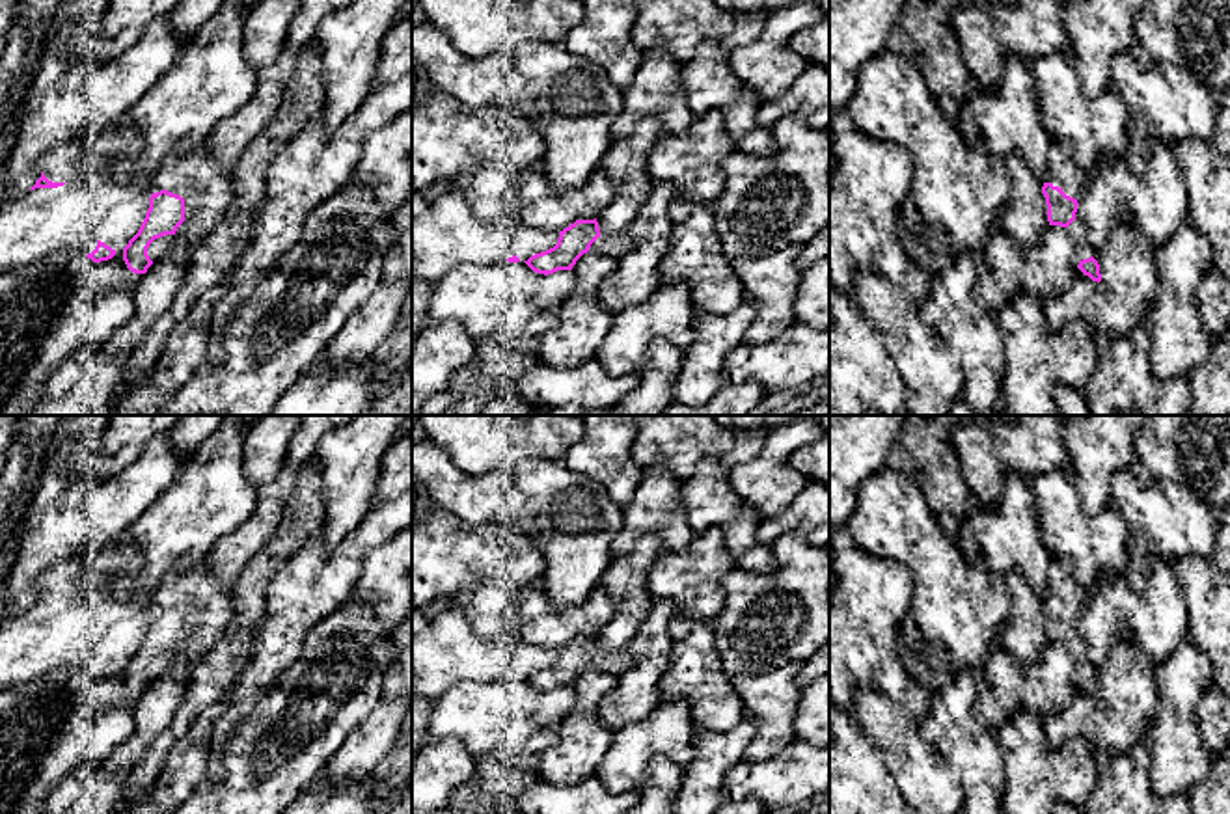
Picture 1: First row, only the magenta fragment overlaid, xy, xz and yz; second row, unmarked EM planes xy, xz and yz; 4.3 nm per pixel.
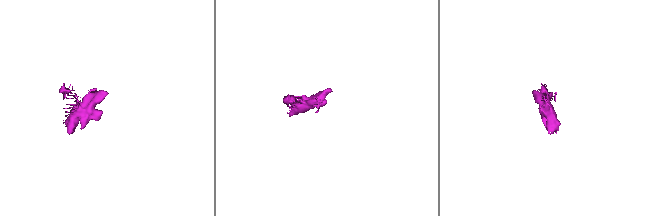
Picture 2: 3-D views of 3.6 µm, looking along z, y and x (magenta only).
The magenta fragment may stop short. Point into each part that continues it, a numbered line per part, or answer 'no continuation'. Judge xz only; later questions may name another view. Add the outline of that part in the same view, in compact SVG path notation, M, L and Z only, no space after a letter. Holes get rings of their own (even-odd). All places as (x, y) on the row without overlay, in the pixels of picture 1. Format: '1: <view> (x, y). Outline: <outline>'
1: xz (615, 664). Outline: M628 650L600 652L593 661L591 669L621 676L634 665L634 656Z

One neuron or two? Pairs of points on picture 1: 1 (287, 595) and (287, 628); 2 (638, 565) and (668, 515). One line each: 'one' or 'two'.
1: one
2: two

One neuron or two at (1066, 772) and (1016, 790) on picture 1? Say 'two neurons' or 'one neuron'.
one neuron

